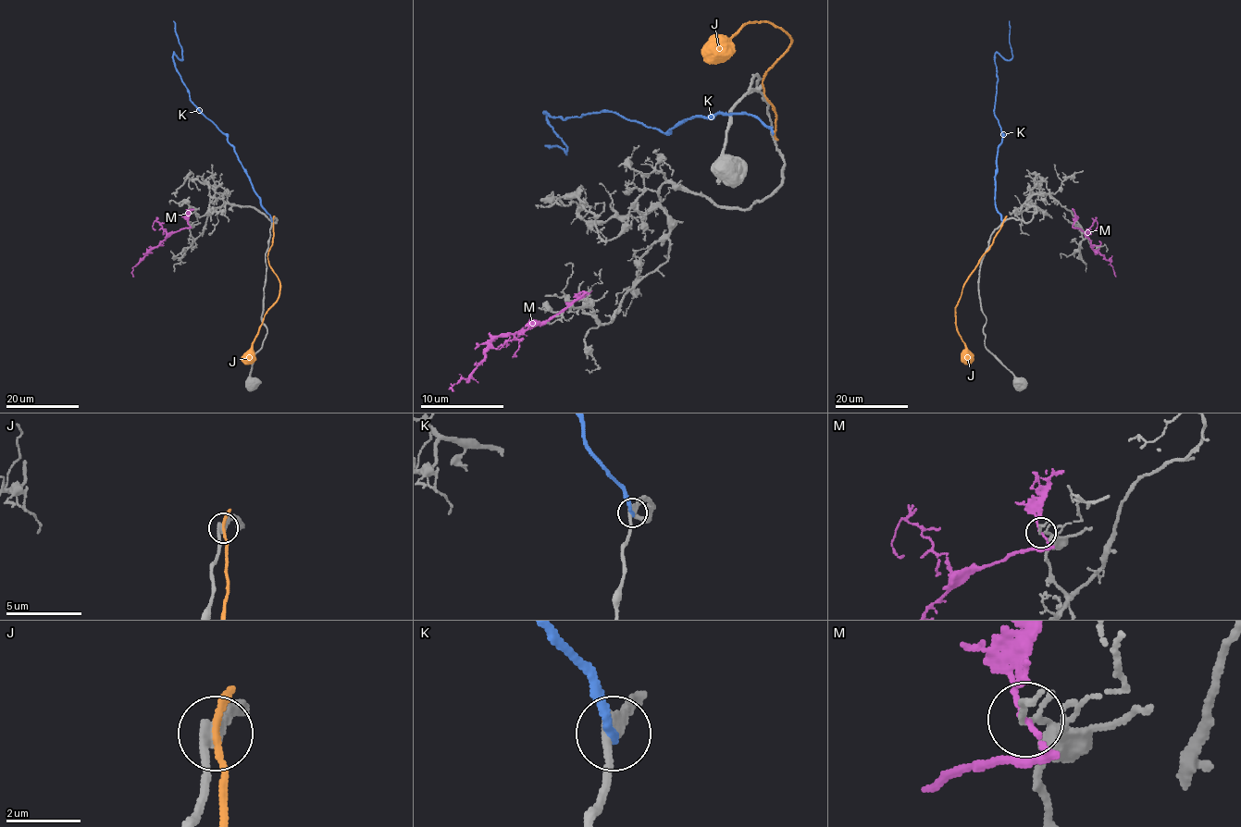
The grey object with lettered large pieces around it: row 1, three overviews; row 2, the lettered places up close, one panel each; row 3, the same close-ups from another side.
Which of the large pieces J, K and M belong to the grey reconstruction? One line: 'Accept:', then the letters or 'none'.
Accept: K

